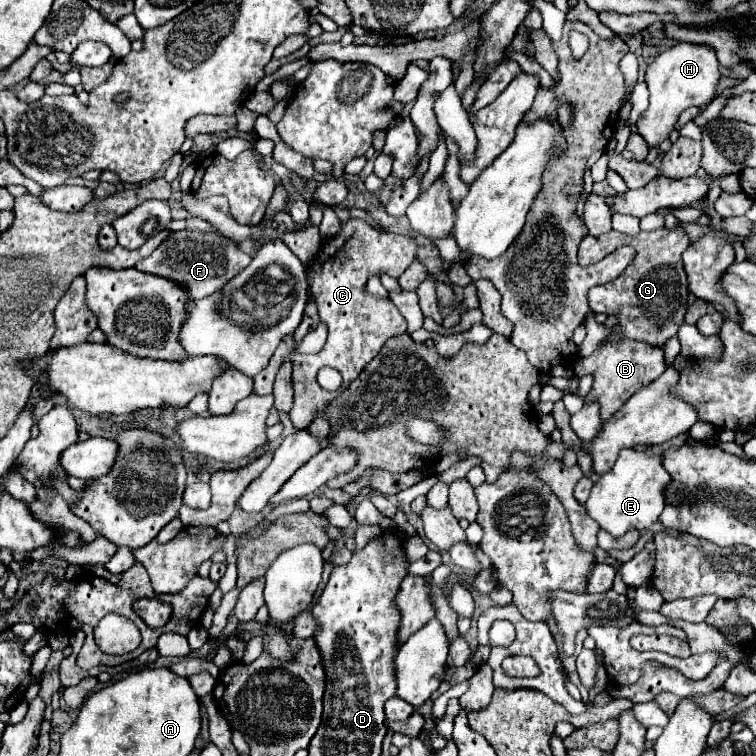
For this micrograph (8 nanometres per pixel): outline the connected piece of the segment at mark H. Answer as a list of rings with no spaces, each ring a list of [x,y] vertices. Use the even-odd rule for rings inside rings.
[[[680,42],[654,58],[654,62],[648,64],[644,82],[648,86],[650,98],[648,108],[644,110],[642,118],[638,118],[636,128],[642,140],[648,144],[648,148],[660,146],[670,132],[674,130],[680,112],[684,112],[690,106],[704,106],[710,100],[716,98],[716,84],[720,80],[720,64],[716,60],[716,54],[708,46],[700,44],[686,44]]]

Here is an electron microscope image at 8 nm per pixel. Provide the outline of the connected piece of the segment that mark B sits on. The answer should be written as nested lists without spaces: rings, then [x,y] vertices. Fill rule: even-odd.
[[[612,340],[612,342],[606,342],[596,352],[592,352],[590,356],[580,358],[578,364],[574,366],[574,372],[578,376],[584,376],[584,374],[594,376],[594,386],[588,392],[586,402],[596,400],[600,404],[602,420],[608,420],[610,416],[614,416],[614,412],[618,412],[618,408],[622,404],[626,404],[626,400],[632,394],[636,394],[636,390],[648,386],[664,370],[666,370],[664,350],[656,348],[652,344],[638,342],[638,340]]]

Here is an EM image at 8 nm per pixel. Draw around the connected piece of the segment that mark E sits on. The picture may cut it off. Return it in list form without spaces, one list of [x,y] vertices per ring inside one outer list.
[[[624,448],[614,464],[614,468],[598,478],[592,486],[590,496],[584,504],[586,512],[598,526],[612,536],[622,536],[628,530],[644,530],[658,522],[666,500],[664,500],[664,486],[670,484],[670,474],[662,466],[660,456],[648,456],[644,452],[636,452],[632,448]]]

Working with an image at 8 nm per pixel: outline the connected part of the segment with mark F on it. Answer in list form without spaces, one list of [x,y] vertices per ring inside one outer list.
[[[180,230],[180,232],[170,232],[168,238],[152,252],[152,256],[138,262],[134,268],[144,274],[172,278],[176,280],[176,284],[182,284],[186,288],[190,298],[204,298],[220,290],[248,264],[250,264],[250,256],[238,250],[238,246],[232,240],[224,236],[214,236],[212,232]]]

